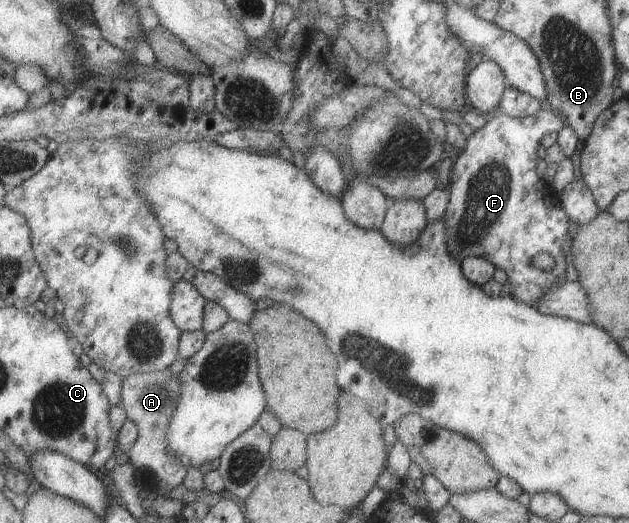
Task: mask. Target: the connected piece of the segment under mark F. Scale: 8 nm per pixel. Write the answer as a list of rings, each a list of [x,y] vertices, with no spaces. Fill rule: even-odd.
[[[539,109],[536,113],[532,113],[532,115],[528,115],[526,117],[510,117],[504,114],[500,114],[497,112],[492,113],[487,116],[486,123],[480,128],[475,129],[474,132],[469,135],[465,139],[464,151],[455,157],[455,161],[451,164],[451,171],[449,171],[450,177],[450,193],[448,197],[448,201],[445,207],[445,212],[442,218],[444,221],[444,227],[446,227],[446,249],[447,252],[454,257],[454,259],[458,259],[461,261],[463,257],[474,256],[474,257],[483,257],[488,261],[488,263],[492,263],[495,268],[502,269],[507,276],[508,284],[510,286],[510,295],[518,301],[523,301],[526,305],[531,305],[533,308],[536,307],[536,303],[540,301],[540,297],[544,295],[544,293],[548,293],[548,291],[552,291],[552,289],[558,289],[564,281],[566,281],[566,265],[564,263],[564,255],[562,253],[561,245],[564,243],[564,239],[568,231],[569,219],[562,206],[559,202],[559,195],[555,191],[555,189],[548,182],[544,182],[542,179],[538,178],[536,175],[536,161],[537,155],[537,147],[539,146],[539,141],[541,137],[550,131],[558,131],[560,127],[564,126],[565,123],[560,115],[554,113],[554,111],[544,111],[544,109]],[[537,253],[547,253],[554,259],[554,267],[552,267],[551,271],[540,271],[540,269],[536,269],[536,267],[532,267],[530,265],[530,259],[534,257]]]

